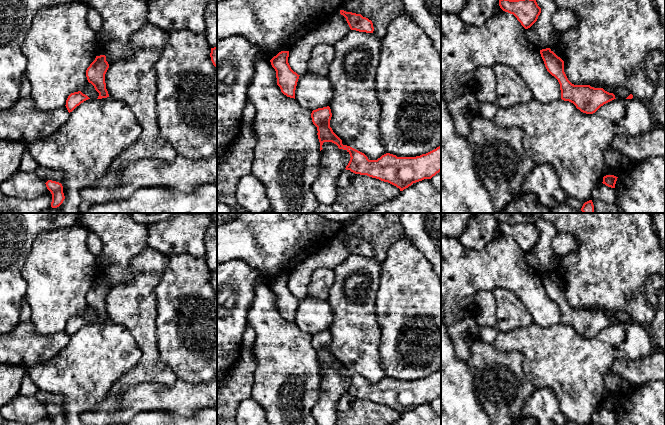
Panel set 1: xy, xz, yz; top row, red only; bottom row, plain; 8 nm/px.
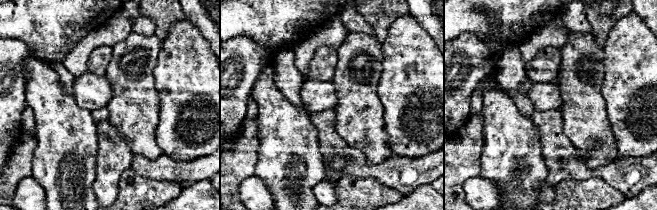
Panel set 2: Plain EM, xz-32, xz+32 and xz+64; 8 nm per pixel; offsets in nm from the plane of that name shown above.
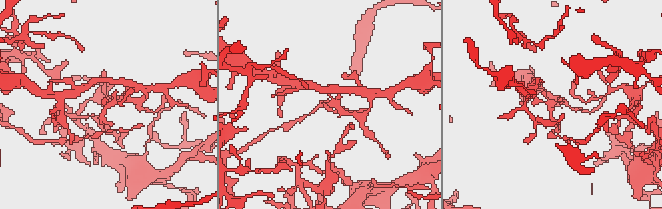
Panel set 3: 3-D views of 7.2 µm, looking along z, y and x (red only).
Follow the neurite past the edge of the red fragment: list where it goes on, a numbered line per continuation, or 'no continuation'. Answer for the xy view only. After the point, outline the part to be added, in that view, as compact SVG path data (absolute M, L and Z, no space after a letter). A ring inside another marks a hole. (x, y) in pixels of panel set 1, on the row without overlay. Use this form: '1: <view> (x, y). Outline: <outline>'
no continuation

